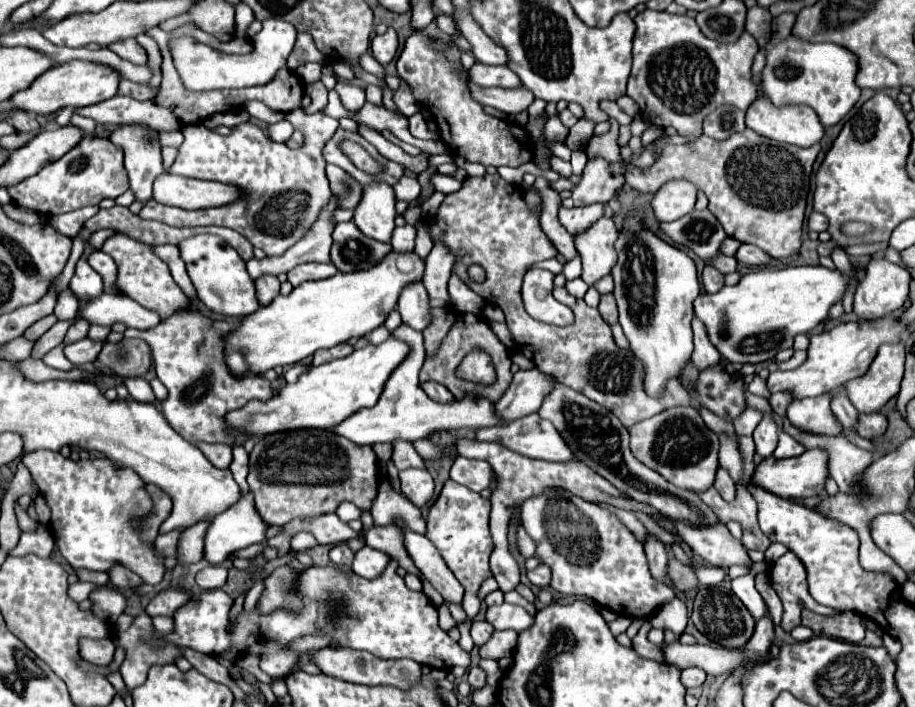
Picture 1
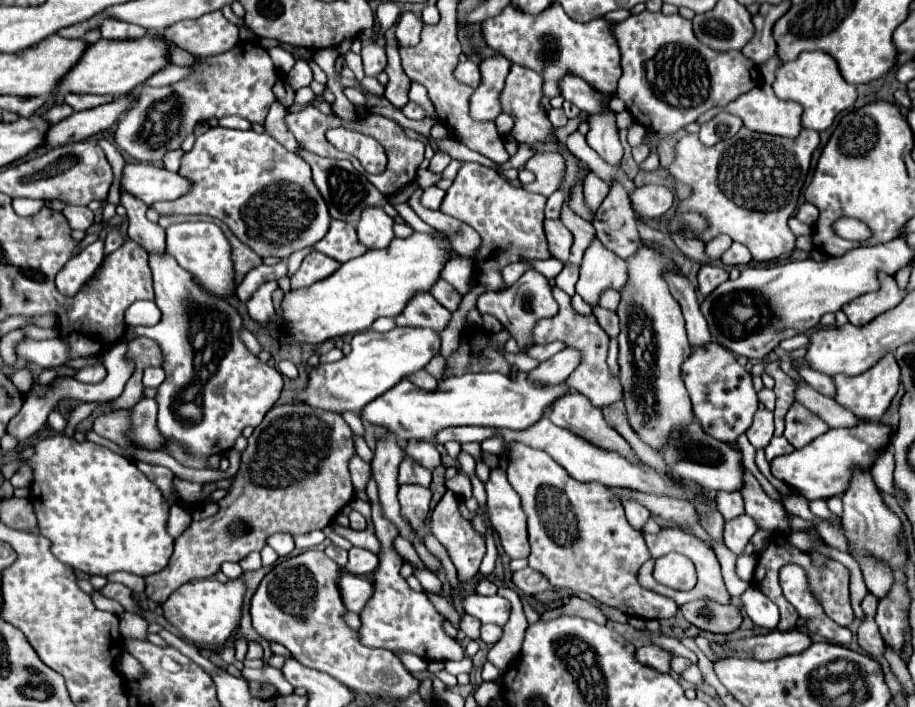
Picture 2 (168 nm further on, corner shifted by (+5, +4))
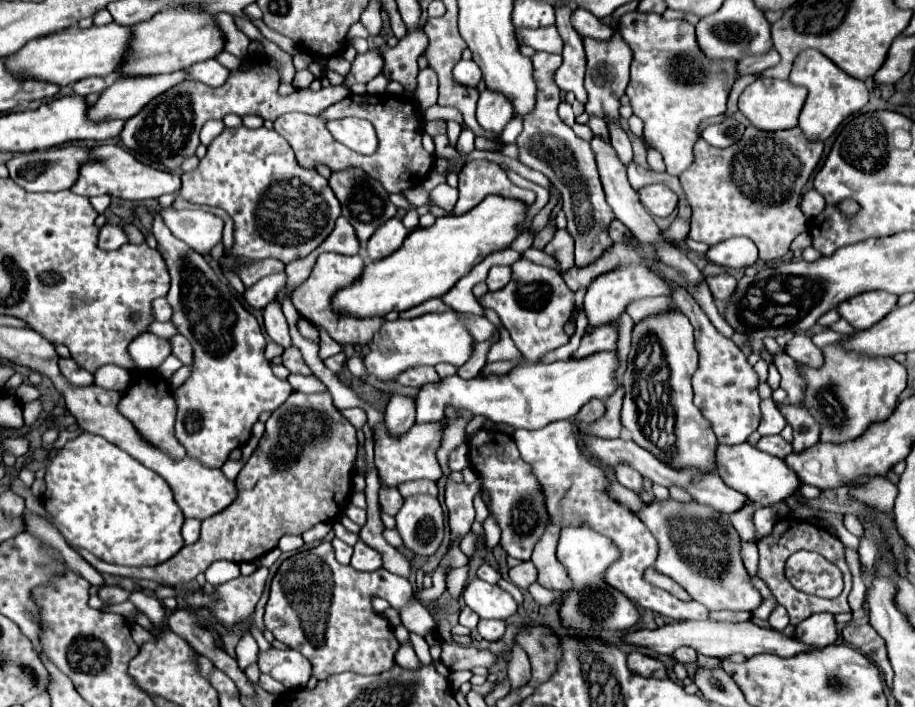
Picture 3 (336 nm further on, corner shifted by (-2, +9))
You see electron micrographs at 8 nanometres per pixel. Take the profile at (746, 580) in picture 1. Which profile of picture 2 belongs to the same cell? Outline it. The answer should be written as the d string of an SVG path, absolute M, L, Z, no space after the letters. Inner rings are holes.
M749 587L743 593L743 603L745 603L745 611L751 617L751 621L763 629L775 629L779 623L779 611L777 605L773 601L769 601L765 595L761 595L761 591L757 591L757 587Z

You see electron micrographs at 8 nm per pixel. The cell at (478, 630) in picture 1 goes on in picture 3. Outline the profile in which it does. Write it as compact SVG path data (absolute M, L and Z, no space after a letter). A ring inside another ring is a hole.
M468 606L462 608L462 612L460 612L460 624L462 624L462 626L474 630L474 628L478 626L478 620L480 620L480 618L478 618L478 614L476 614L474 610L468 610Z

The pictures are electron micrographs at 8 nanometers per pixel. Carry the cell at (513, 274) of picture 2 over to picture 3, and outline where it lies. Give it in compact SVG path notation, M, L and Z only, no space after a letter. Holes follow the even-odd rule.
M492 266L486 278L486 284L488 284L488 290L498 290L498 288L504 288L510 280L512 280L510 266Z

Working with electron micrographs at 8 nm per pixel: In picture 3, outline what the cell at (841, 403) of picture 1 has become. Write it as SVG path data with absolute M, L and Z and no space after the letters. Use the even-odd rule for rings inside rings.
M796 334L786 344L786 354L804 366L820 366L822 362L822 350L812 344L808 334Z

